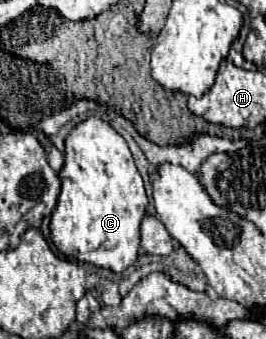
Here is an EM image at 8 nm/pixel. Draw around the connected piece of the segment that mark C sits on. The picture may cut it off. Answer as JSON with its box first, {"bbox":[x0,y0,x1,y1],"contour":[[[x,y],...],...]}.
{"bbox":[50,117,148,273],"contour":[[[88,117],[68,133],[64,141],[64,165],[58,177],[62,181],[62,189],[58,195],[56,211],[52,213],[52,221],[50,221],[52,243],[56,245],[56,249],[68,259],[86,261],[96,267],[122,273],[138,257],[140,221],[148,205],[144,183],[134,165],[128,143],[100,117]]]}

